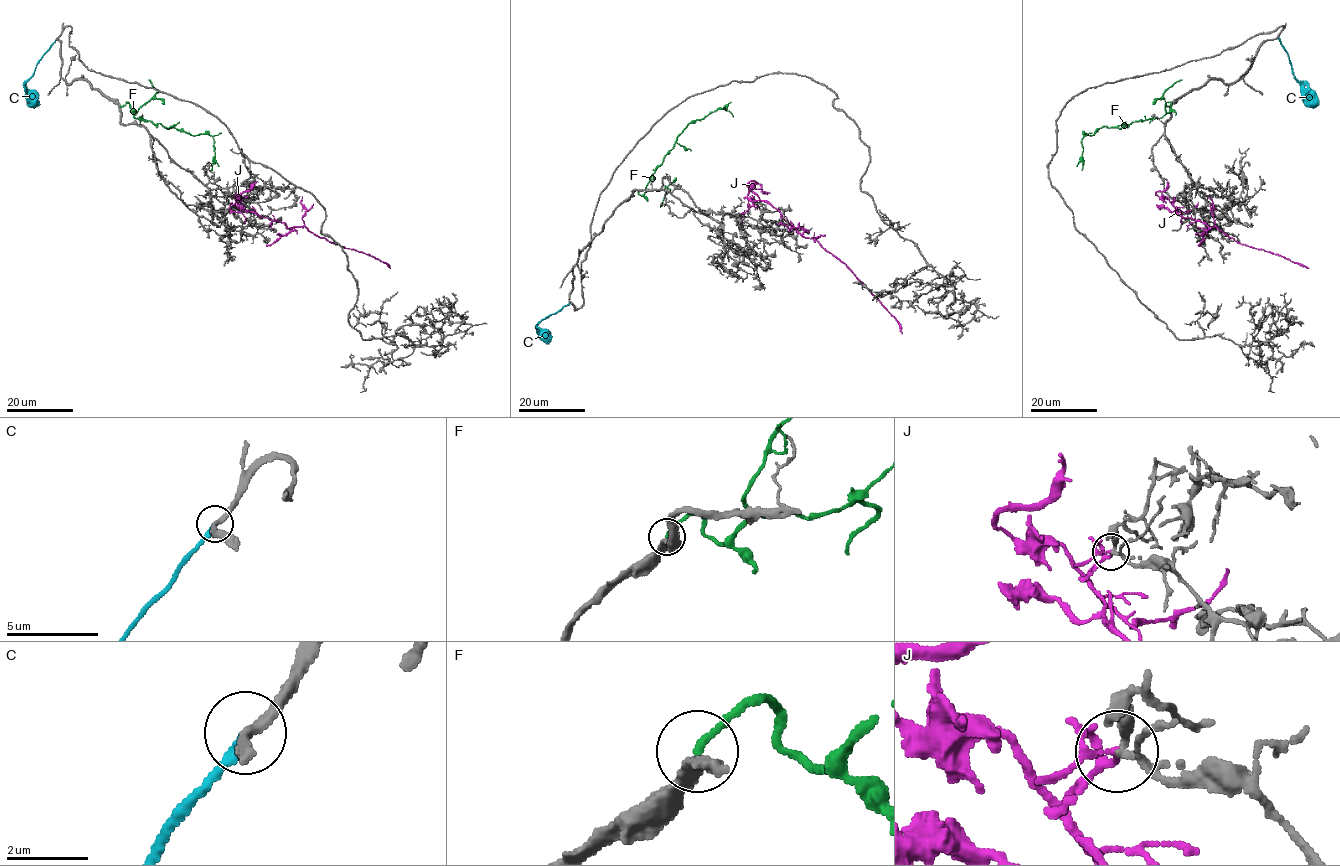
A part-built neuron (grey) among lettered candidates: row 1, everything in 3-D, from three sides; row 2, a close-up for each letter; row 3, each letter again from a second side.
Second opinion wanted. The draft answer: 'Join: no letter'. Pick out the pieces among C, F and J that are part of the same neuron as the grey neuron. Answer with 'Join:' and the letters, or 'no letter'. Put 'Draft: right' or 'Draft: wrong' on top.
Draft: right
Join: no letter

